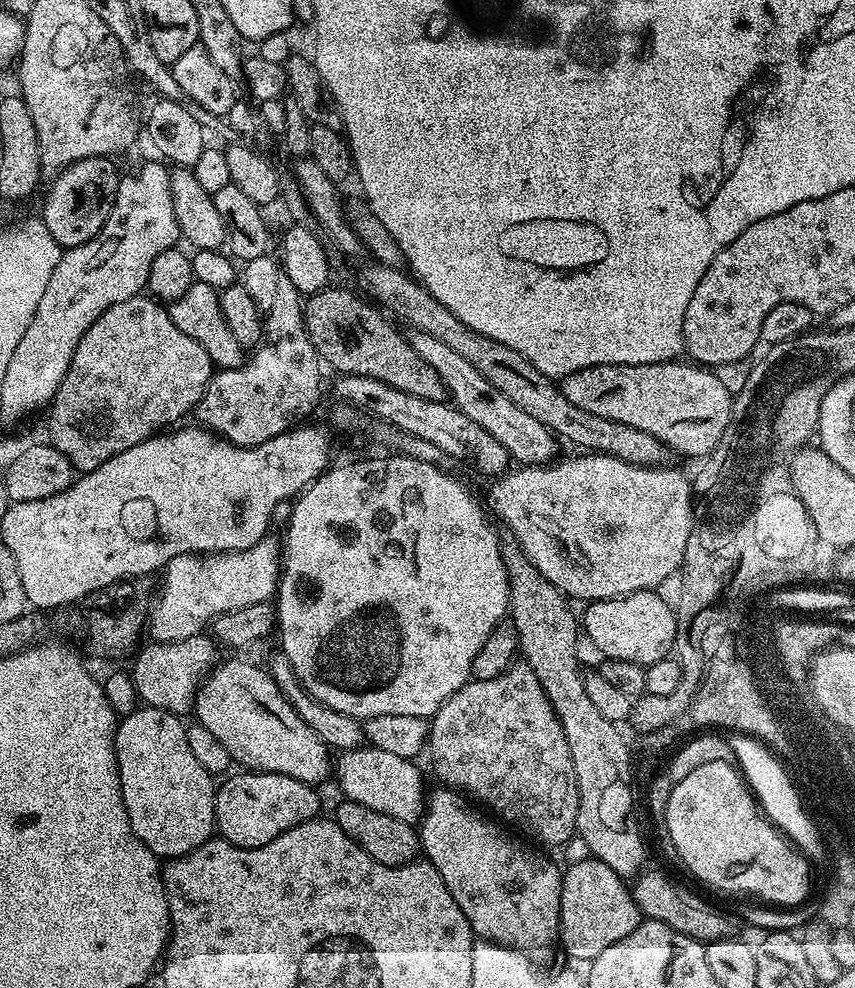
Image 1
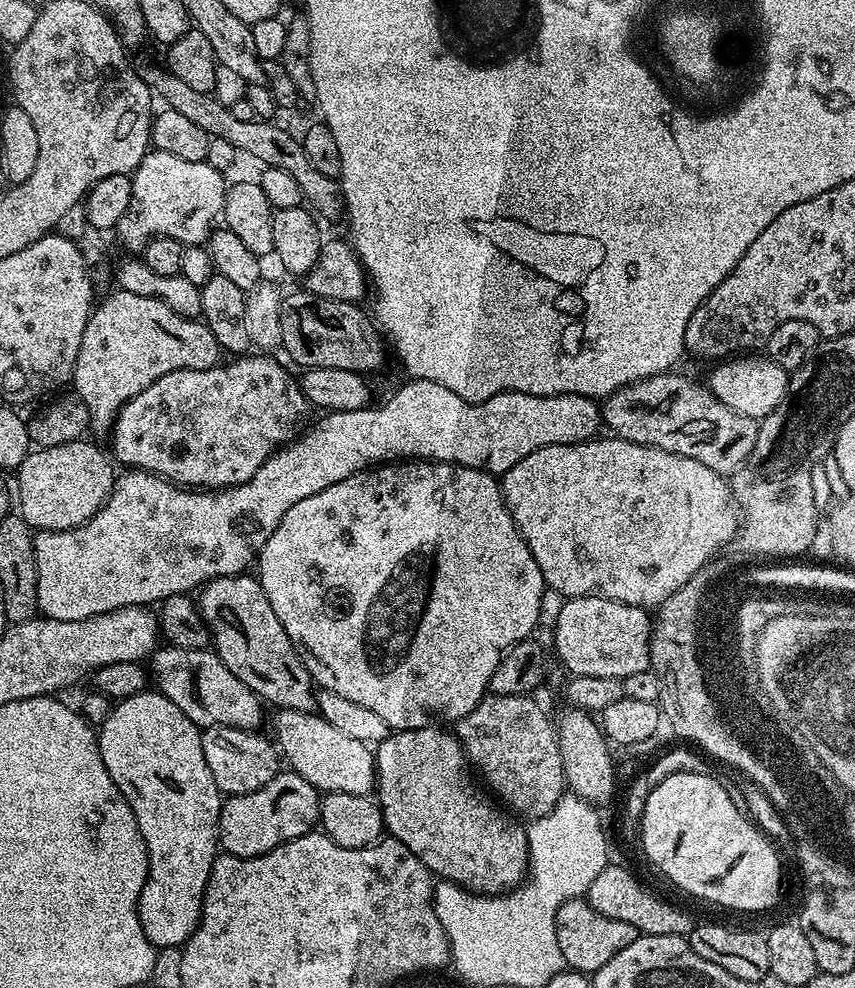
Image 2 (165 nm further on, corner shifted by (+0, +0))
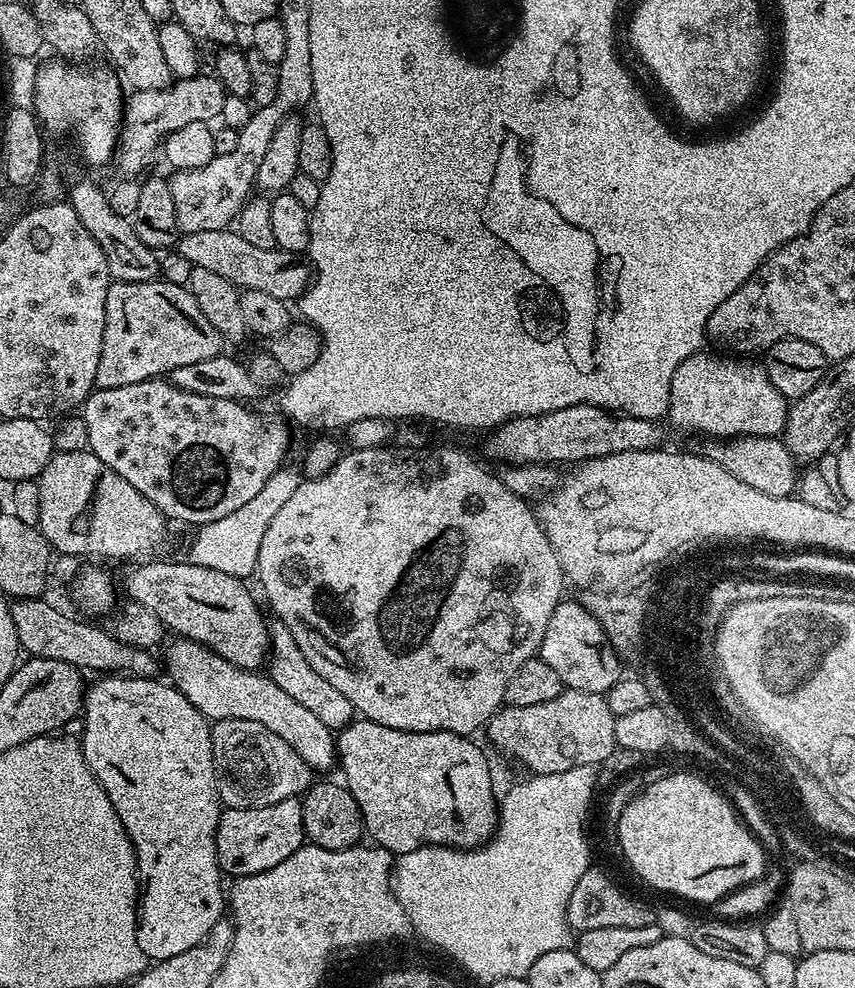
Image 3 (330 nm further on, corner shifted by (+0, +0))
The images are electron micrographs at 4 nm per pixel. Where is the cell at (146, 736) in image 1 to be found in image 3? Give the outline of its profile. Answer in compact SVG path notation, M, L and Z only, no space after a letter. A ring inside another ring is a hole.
M104 674L87 685L84 693L84 706L82 719L84 722L84 735L82 747L84 757L102 790L110 798L118 818L122 818L122 826L128 831L128 837L132 843L132 849L136 852L136 866L139 879L142 881L142 891L138 896L138 915L136 917L136 933L138 934L138 946L142 954L149 961L155 962L174 958L174 954L183 954L190 950L190 946L198 946L206 934L210 934L210 926L214 926L226 912L226 888L220 885L222 873L220 859L216 857L216 831L220 821L222 805L220 803L220 791L216 785L216 771L214 770L214 754L212 753L212 730L209 721L190 703L186 697L173 688L171 683L160 678L145 678L143 676L129 676L127 674Z

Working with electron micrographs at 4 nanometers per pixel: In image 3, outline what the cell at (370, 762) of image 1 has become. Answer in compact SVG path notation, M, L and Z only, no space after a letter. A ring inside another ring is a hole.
M176 638L173 641L172 645L169 643L163 649L165 652L162 655L166 672L168 668L167 679L205 718L212 722L230 718L242 718L242 722L258 722L266 726L266 730L278 734L278 738L282 738L286 746L291 746L302 758L302 762L306 762L317 773L337 767L336 736L333 729L322 726L322 721L312 711L294 702L294 698L290 698L286 690L280 689L271 676L260 670L234 666L226 662L226 658L193 640Z

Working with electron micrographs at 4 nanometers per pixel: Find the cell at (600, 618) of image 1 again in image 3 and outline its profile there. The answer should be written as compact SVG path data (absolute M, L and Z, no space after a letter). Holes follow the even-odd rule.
M561 599L554 614L550 614L550 623L540 643L539 659L558 673L565 689L607 694L610 686L621 678L622 661L590 609L583 603L580 605L578 601L568 599Z

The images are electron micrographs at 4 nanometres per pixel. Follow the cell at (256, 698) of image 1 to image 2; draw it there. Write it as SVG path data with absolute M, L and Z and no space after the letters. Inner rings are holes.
M171 646L157 647L150 657L150 676L155 687L190 722L203 730L205 728L241 728L247 732L259 729L260 707L262 701L242 678L234 678L230 670L222 662L222 658L216 656L215 651L203 648L173 648Z

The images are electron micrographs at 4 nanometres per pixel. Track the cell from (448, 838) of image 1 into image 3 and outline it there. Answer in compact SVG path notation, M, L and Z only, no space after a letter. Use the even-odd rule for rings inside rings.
M363 718L353 719L345 728L339 729L336 736L336 754L339 771L344 771L343 783L350 790L354 802L358 802L360 813L364 819L365 833L373 836L375 843L393 854L413 852L419 848L439 846L442 848L478 848L487 844L496 835L498 823L498 792L492 789L492 768L484 757L484 752L475 744L475 739L459 736L453 732L407 732L394 730L390 726L378 726L378 722L370 722Z

